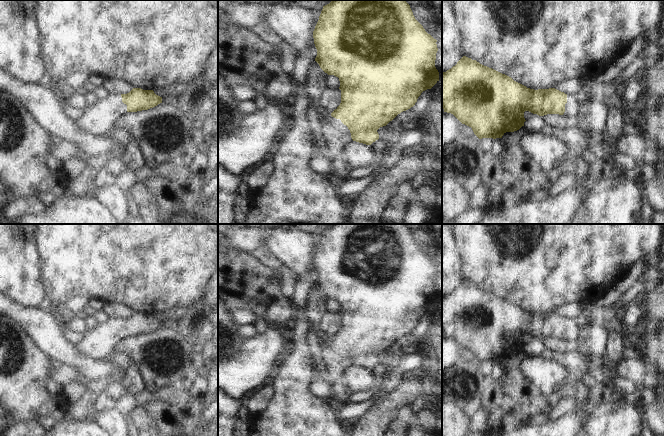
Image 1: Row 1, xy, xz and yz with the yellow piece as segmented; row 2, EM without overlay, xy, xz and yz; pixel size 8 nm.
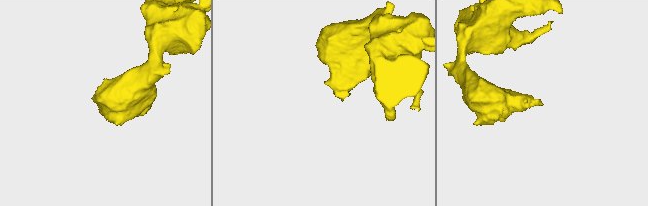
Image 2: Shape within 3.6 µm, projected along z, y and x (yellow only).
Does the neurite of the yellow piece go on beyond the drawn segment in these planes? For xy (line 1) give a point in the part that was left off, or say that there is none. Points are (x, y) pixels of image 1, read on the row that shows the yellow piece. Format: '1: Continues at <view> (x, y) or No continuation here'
1: Continues at xy (99, 118).

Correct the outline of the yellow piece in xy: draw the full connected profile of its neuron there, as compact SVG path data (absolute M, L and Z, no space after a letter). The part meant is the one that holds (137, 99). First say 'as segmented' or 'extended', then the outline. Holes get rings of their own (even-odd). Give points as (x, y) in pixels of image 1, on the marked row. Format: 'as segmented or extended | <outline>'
extended | M133 88L127 94L109 94L105 99L85 107L77 123L82 125L87 133L102 137L107 135L120 116L127 112L148 110L160 103L162 97L153 90Z

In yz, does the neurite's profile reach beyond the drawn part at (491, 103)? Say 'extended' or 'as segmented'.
extended

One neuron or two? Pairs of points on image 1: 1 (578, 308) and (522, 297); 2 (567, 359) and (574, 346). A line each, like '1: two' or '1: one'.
1: two
2: two

